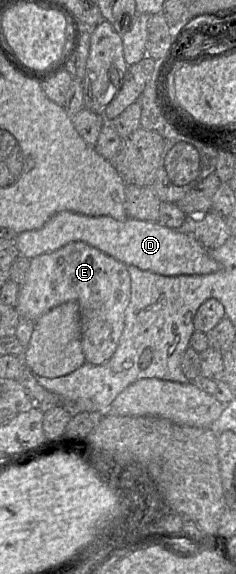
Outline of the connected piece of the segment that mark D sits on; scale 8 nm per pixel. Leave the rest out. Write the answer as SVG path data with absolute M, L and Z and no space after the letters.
M61 211L52 216L43 227L16 236L20 255L29 259L56 251L75 241L83 241L126 266L132 265L163 276L205 275L220 269L219 263L210 256L210 251L191 235L167 228L158 222L134 218L118 221L110 216L88 216Z

